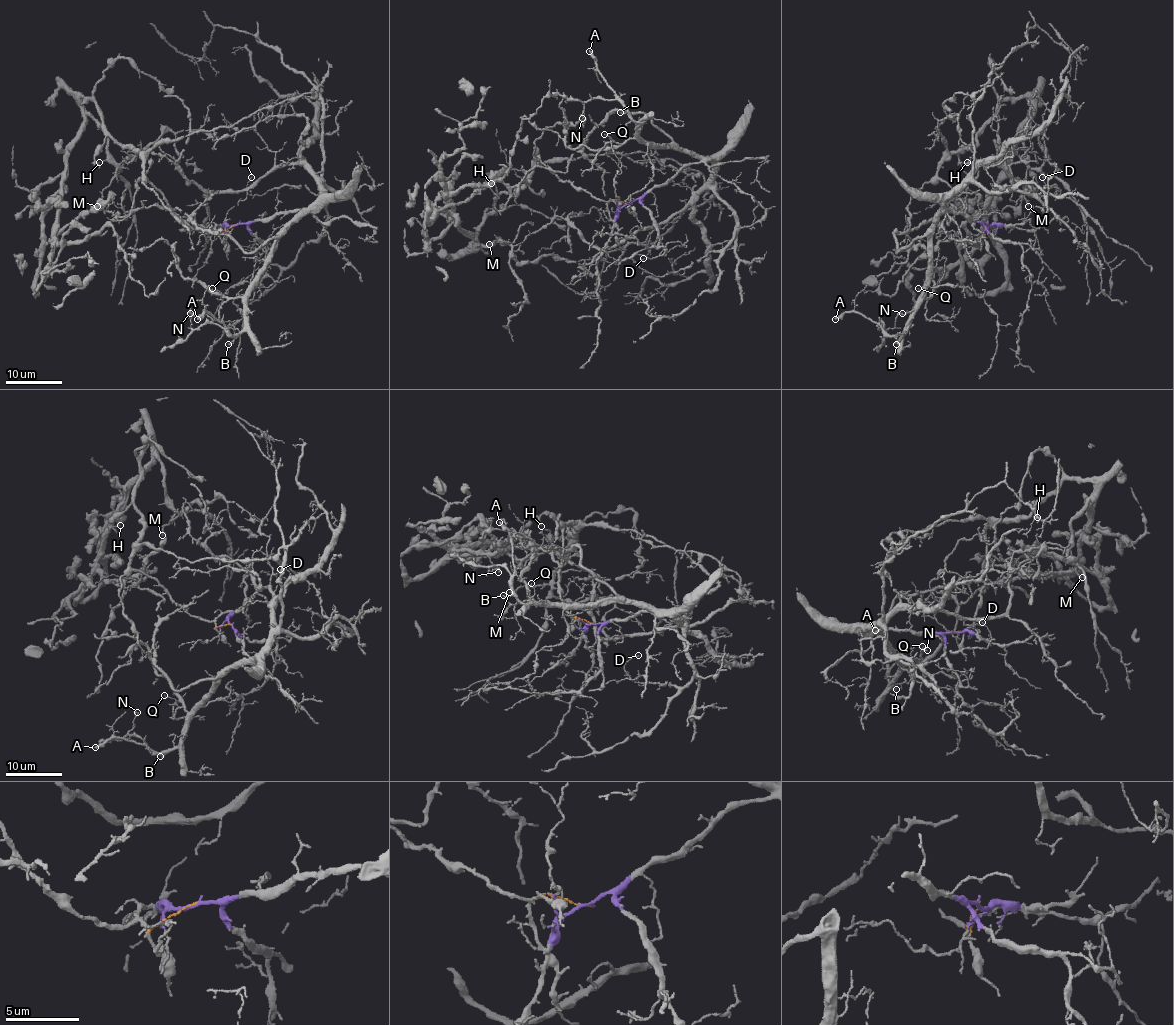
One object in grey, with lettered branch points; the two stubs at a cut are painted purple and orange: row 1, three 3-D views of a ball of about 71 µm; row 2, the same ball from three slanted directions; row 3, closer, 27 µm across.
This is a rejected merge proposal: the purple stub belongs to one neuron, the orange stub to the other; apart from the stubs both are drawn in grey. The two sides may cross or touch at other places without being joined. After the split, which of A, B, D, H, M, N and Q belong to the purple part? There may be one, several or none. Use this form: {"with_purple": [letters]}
{"with_purple": ["A", "B", "D", "N", "Q"]}

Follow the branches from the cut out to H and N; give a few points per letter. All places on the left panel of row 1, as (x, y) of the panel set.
H: (236, 224), (221, 233), (188, 226), (144, 176), (144, 159), (107, 135), (95, 152), (99, 162)
N: (236, 224), (307, 210), (280, 237), (238, 333), (214, 323), (194, 329), (190, 314)

